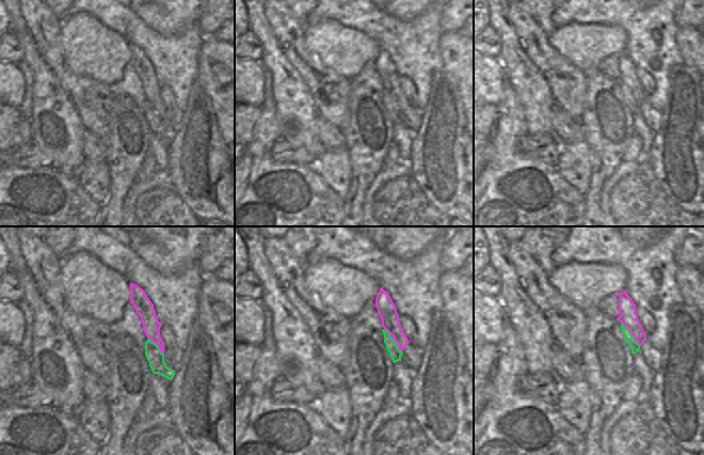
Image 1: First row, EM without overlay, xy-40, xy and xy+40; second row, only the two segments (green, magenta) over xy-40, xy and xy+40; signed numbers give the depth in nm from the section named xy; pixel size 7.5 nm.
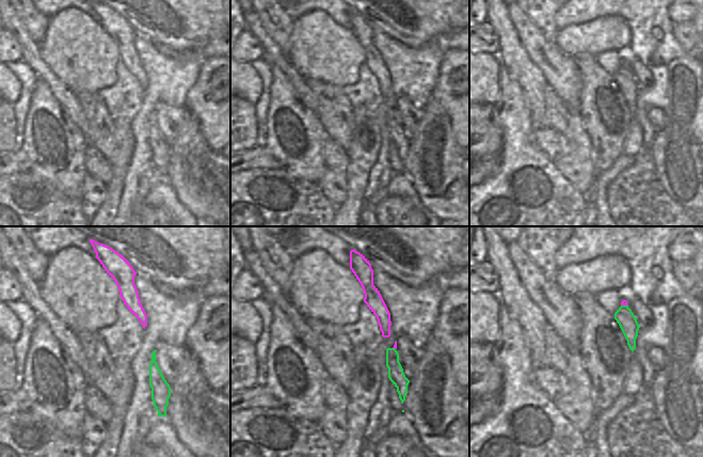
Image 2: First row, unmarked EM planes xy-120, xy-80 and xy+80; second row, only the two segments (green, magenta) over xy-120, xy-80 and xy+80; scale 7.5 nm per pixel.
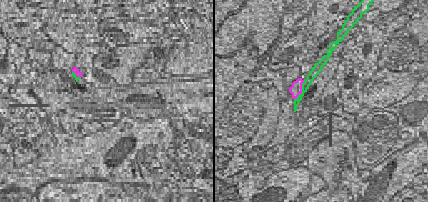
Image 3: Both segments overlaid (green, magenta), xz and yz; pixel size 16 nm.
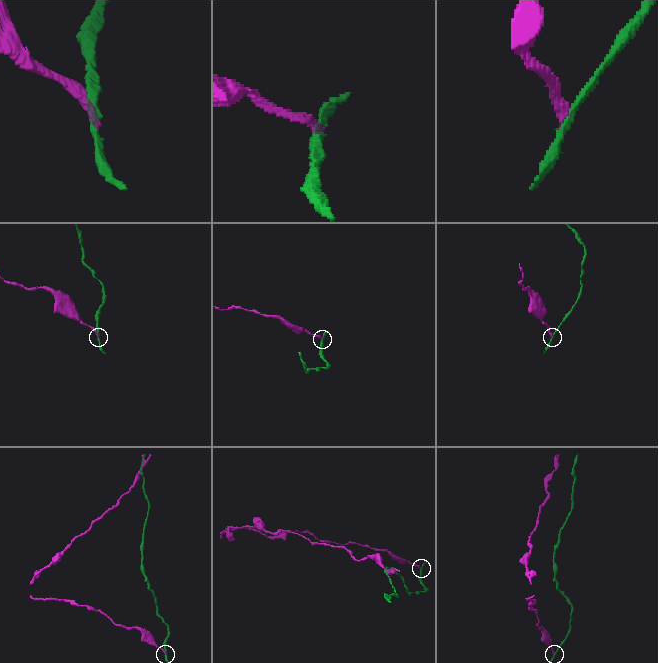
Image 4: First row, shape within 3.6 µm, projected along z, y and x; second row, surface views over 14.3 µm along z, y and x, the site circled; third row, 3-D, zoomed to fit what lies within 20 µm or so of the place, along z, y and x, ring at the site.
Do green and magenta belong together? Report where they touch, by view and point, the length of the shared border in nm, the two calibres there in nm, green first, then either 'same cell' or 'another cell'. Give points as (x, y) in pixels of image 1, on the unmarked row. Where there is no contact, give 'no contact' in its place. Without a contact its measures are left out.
contact xy (393, 100); length 220 nm; calibres 90 and 140 nm; another cell

